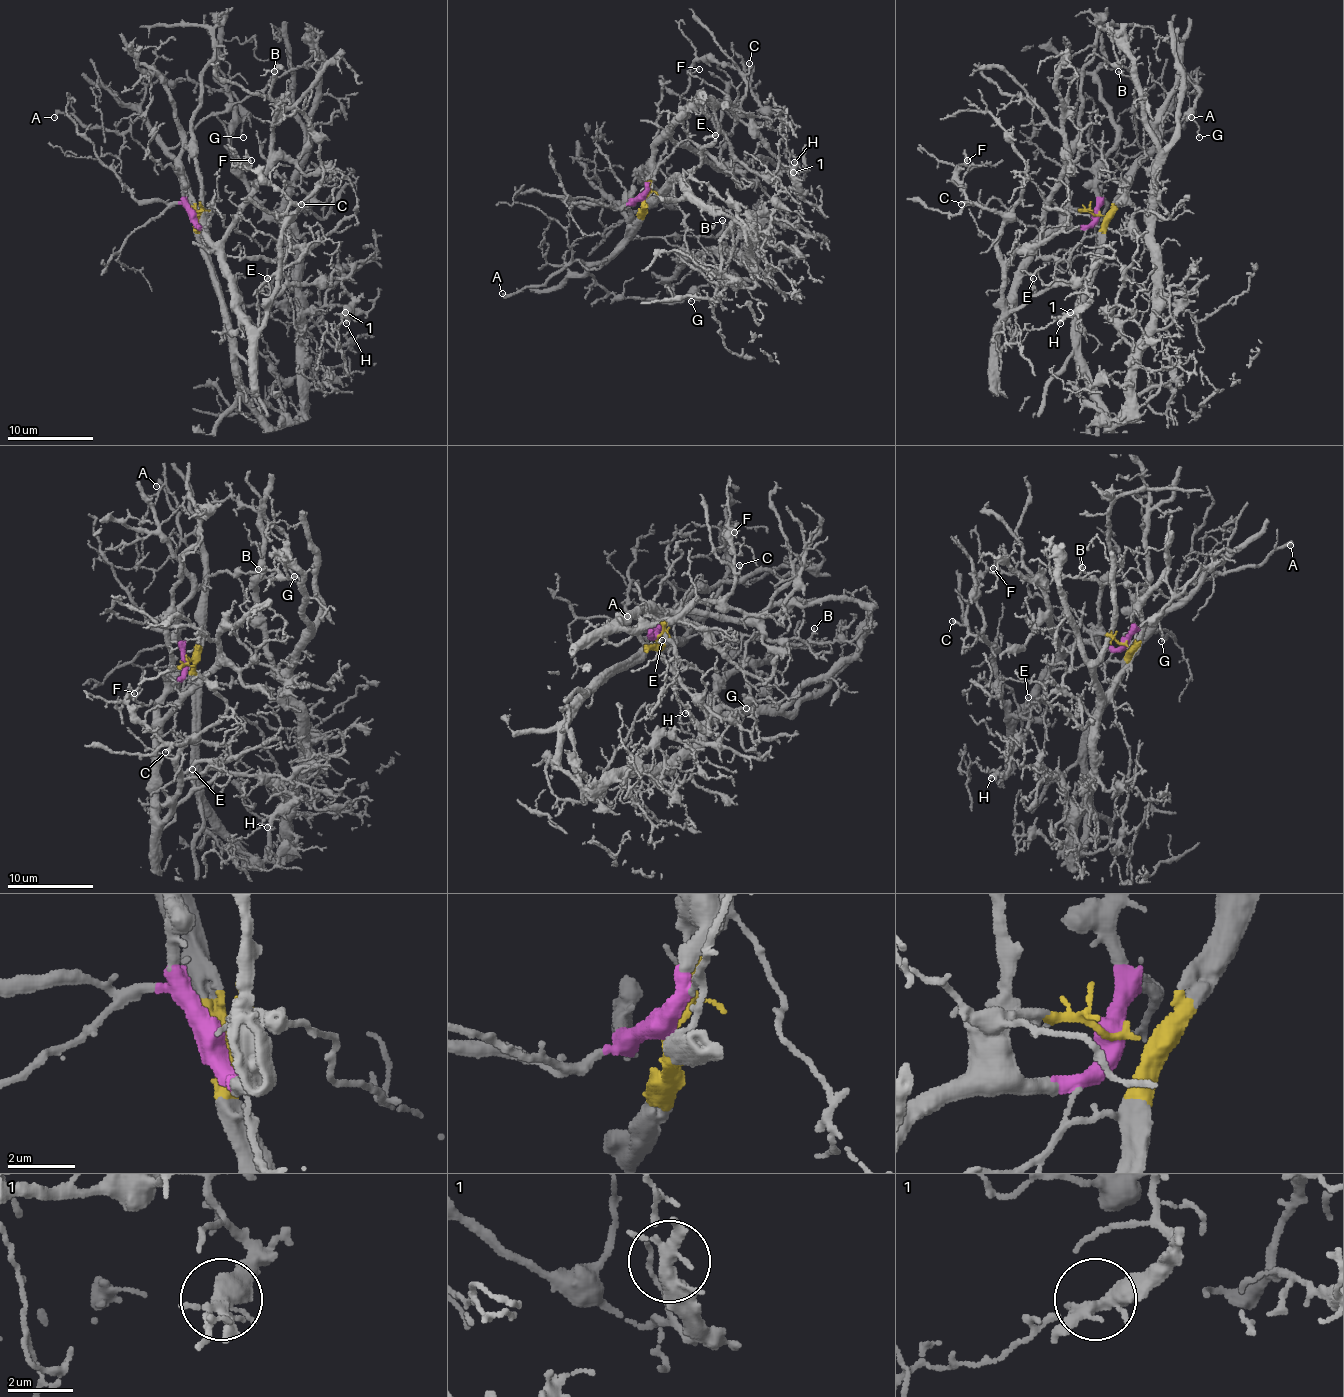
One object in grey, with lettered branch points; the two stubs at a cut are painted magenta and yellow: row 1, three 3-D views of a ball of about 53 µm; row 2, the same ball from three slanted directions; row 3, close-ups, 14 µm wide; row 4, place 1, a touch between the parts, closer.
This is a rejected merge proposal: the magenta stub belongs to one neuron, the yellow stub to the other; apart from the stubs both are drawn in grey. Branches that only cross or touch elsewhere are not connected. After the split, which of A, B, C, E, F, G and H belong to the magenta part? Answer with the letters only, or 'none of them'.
C, E, F, H

